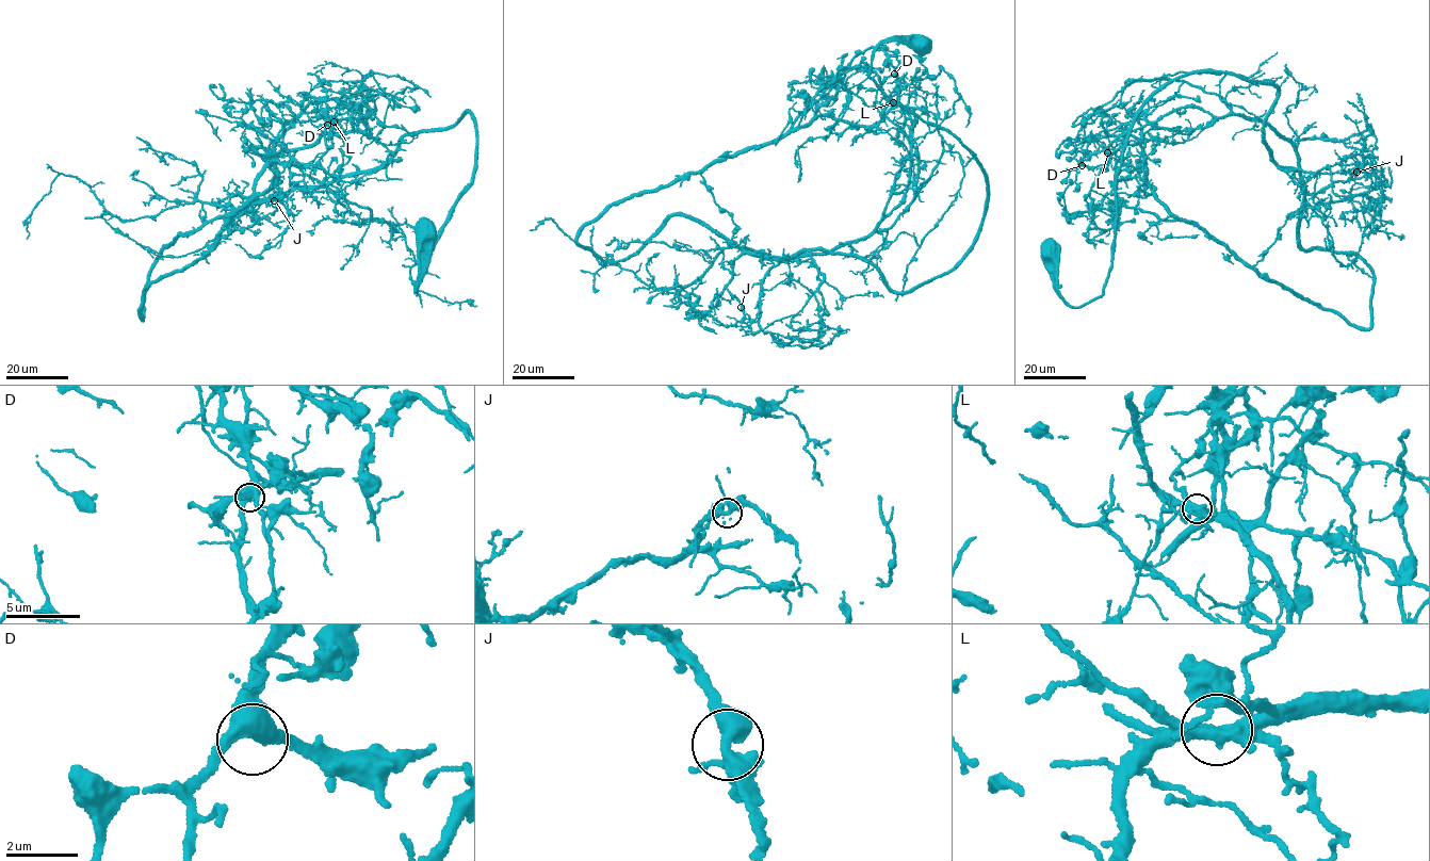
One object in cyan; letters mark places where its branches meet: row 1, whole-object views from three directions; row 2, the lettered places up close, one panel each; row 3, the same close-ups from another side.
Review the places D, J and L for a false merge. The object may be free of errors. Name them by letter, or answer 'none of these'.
L

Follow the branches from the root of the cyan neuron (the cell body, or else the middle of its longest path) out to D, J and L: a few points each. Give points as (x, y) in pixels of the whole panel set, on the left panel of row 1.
D: (427, 231), (417, 293), (471, 180), (469, 111), (372, 168), (257, 200), (275, 157), (371, 114), (327, 125)
J: (427, 231), (417, 293), (427, 248), (471, 180), (469, 111), (406, 135), (372, 168), (248, 198), (275, 200)
L: (427, 231), (417, 293), (471, 180), (469, 111), (372, 168), (257, 200), (275, 157), (371, 114), (334, 122)

